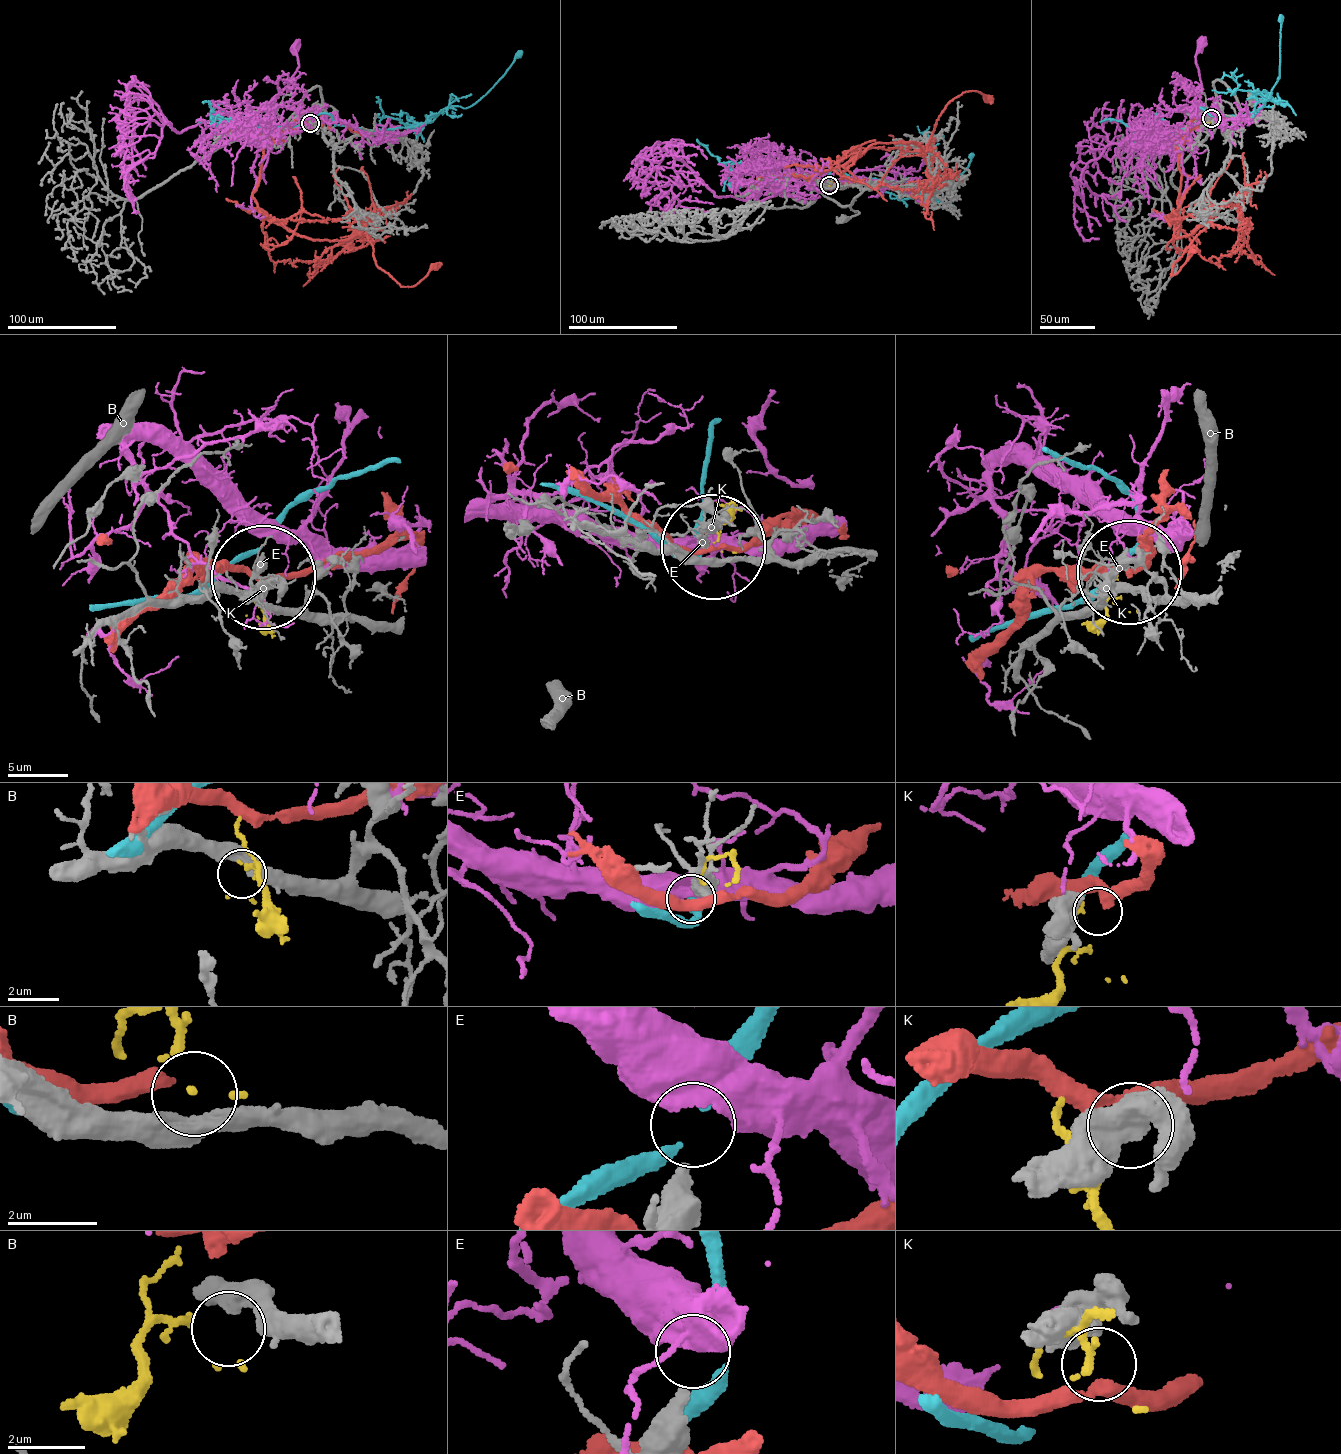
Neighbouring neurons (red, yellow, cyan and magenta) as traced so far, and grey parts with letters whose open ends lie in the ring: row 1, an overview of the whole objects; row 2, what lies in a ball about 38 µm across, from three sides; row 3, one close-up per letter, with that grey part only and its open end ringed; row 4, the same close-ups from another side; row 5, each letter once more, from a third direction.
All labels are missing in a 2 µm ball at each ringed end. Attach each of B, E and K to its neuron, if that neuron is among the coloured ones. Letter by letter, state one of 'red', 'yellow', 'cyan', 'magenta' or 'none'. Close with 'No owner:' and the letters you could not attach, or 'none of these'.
B: yellow
E: magenta
K: red
No owner: none of these

